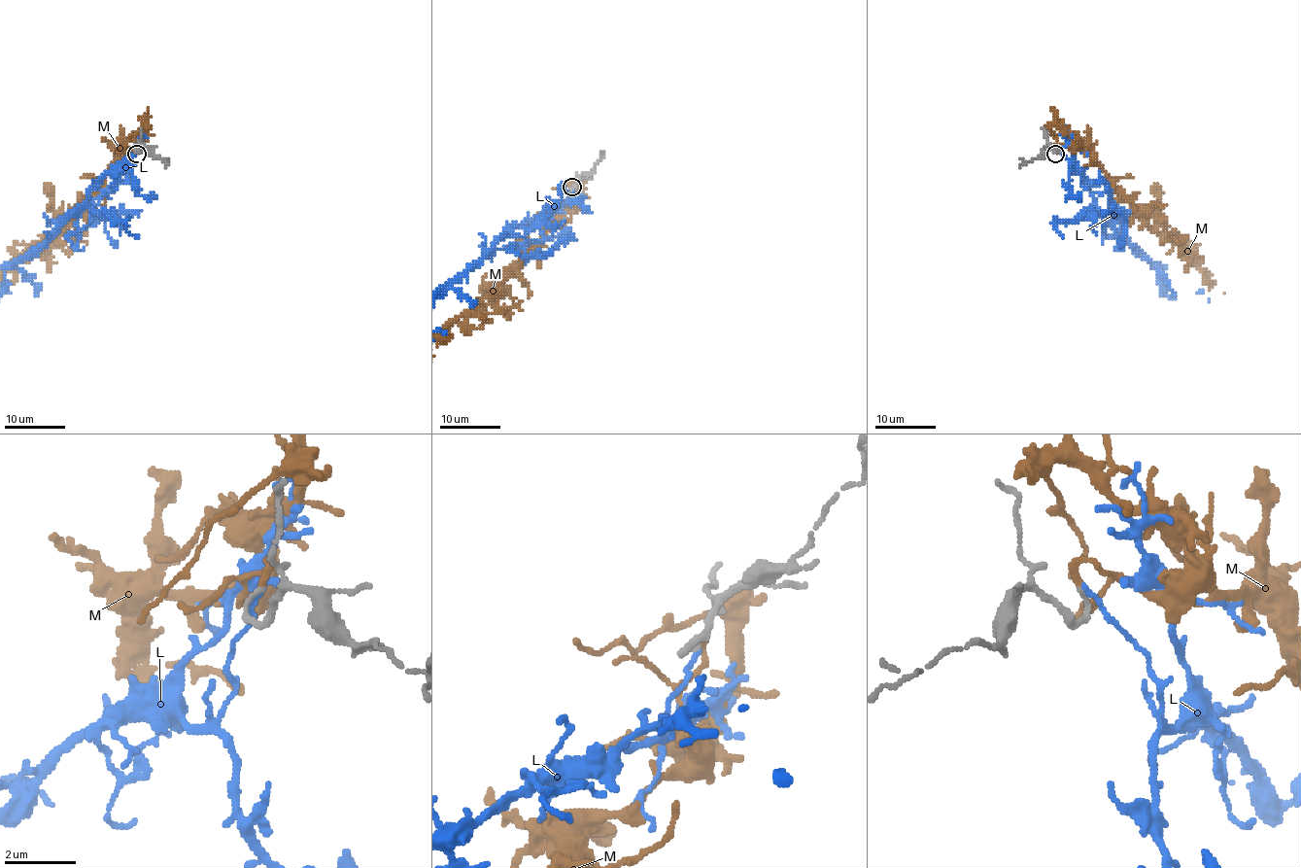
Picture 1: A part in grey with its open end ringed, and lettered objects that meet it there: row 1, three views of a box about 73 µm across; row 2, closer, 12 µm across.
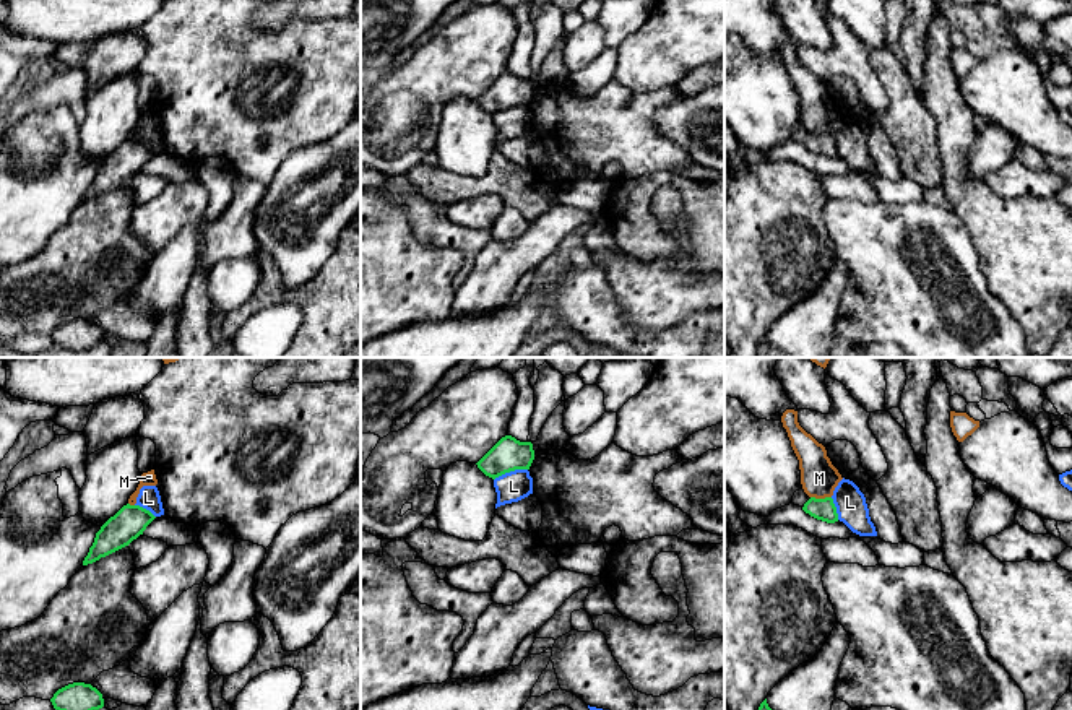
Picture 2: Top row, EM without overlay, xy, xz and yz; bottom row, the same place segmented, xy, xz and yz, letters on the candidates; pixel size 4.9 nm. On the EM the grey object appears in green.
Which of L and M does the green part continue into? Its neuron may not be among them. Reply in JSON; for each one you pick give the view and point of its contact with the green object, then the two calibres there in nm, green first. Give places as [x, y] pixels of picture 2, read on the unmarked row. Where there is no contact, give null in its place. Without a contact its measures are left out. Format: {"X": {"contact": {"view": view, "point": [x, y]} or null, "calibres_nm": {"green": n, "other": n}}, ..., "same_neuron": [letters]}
{"same_neuron": []}

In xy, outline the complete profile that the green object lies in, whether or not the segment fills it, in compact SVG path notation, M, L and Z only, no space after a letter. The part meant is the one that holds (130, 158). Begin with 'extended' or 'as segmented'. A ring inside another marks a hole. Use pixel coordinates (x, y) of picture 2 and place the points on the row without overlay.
as segmented; M123 141L96 169L83 201L93 200L136 175L156 153L140 141Z

